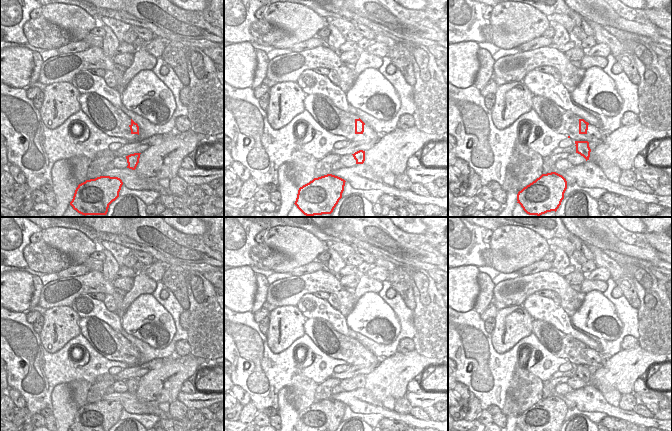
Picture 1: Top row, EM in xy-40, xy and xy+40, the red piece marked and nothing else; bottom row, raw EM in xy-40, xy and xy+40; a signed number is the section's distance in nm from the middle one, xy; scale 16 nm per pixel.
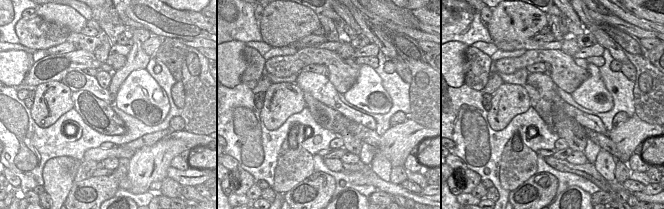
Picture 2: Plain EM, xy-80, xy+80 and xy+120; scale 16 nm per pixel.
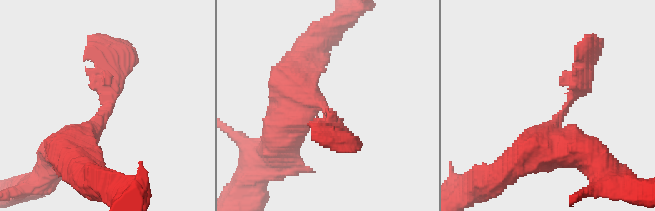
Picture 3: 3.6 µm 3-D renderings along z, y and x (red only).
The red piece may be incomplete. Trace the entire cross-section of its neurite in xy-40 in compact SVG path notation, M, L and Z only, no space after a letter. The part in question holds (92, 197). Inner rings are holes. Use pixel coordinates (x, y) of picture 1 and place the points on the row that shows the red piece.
M100 176L78 185L70 205L82 215L106 215L109 205L119 197L123 182L118 177Z

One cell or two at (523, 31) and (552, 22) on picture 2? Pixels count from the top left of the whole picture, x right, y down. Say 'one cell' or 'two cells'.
two cells

